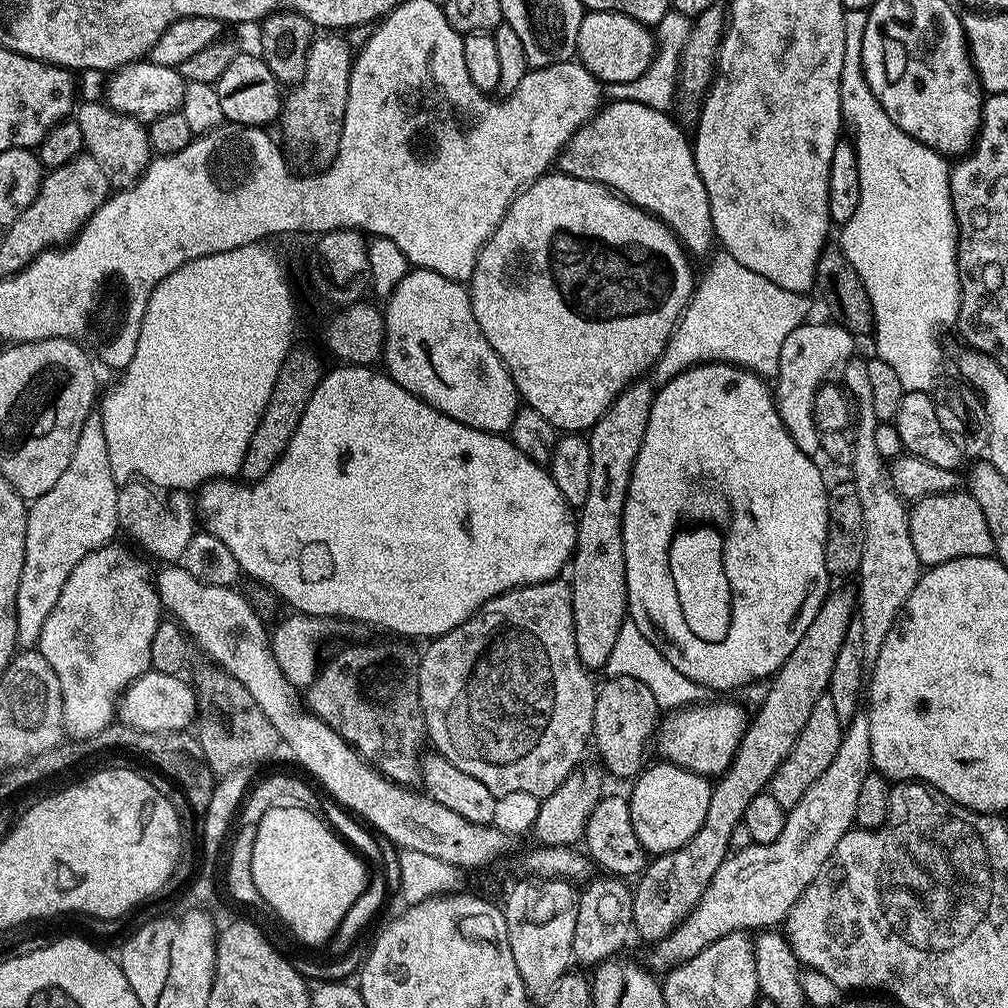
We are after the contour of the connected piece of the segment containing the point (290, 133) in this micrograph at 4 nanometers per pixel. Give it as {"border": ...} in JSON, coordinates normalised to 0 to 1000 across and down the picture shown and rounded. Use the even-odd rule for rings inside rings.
{"border":[[[317,34],[313,37],[309,46],[307,46],[307,52],[304,54],[304,67],[303,73],[300,74],[299,79],[292,84],[289,88],[290,91],[281,96],[280,99],[280,110],[276,116],[276,124],[278,123],[278,127],[282,130],[282,139],[281,142],[284,144],[286,142],[285,150],[289,152],[291,151],[294,155],[303,155],[306,159],[311,159],[312,162],[317,163],[313,165],[324,165],[328,163],[329,159],[333,156],[333,151],[337,147],[337,138],[339,137],[339,121],[343,117],[343,93],[347,89],[347,73],[349,72],[349,61],[351,59],[351,50],[350,47],[345,43],[344,39],[340,35],[337,34]]]}

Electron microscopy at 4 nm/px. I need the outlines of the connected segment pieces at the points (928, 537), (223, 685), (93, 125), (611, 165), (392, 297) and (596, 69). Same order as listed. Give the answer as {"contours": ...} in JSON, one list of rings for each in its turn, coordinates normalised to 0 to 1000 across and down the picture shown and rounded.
{"contours":[[[[958,486],[927,490],[908,497],[901,504],[903,538],[907,538],[907,550],[911,550],[914,561],[924,562],[963,552],[984,552],[986,534],[978,522],[978,514],[970,498]]],[[[206,659],[190,674],[195,688],[197,747],[213,769],[223,770],[268,753],[279,741],[276,724],[262,708],[240,677],[217,660]]],[[[100,100],[81,103],[76,106],[73,118],[81,129],[86,152],[105,170],[106,179],[112,188],[127,187],[139,178],[151,157],[146,126],[126,112],[115,111]]],[[[607,99],[600,102],[583,122],[567,134],[563,144],[556,150],[554,167],[563,175],[606,187],[608,190],[639,210],[651,214],[662,226],[666,226],[667,231],[688,255],[701,255],[707,249],[706,242],[708,246],[704,196],[692,173],[688,140],[679,136],[678,129],[665,116],[663,111],[654,111],[628,99]]],[[[409,266],[401,273],[399,280],[395,280],[395,284],[389,287],[383,301],[385,303],[380,303],[379,306],[381,312],[381,352],[379,354],[379,365],[383,372],[391,379],[395,379],[395,383],[399,383],[399,387],[407,387],[407,391],[411,391],[419,399],[431,403],[438,411],[442,411],[462,423],[473,425],[479,429],[503,430],[510,419],[510,411],[518,403],[518,398],[515,389],[512,388],[508,373],[504,370],[504,364],[500,362],[498,355],[494,355],[490,343],[486,343],[486,339],[482,339],[482,331],[478,331],[478,327],[470,315],[465,287],[457,279],[438,276],[438,272],[431,272],[431,268]]],[[[580,11],[577,26],[573,30],[571,56],[574,63],[589,73],[596,84],[620,83],[629,77],[637,77],[651,57],[653,41],[644,25],[635,24],[616,12]]]]}

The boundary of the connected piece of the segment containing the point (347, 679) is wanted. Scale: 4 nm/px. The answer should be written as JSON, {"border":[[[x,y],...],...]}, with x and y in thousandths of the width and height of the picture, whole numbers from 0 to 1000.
{"border":[[[389,633],[381,634],[385,635],[377,635],[374,639],[349,639],[346,643],[339,644],[334,651],[327,652],[325,660],[322,663],[320,660],[314,666],[304,684],[304,702],[309,709],[316,712],[343,737],[348,738],[352,746],[373,765],[390,774],[392,778],[409,780],[418,773],[419,747],[423,742],[421,709],[415,692],[417,653],[414,644],[405,640],[408,638],[394,637]]]}

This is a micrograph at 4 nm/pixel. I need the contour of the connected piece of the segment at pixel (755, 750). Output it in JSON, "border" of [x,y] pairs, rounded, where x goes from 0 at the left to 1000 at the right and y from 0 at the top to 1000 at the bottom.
{"border":[[[844,582],[833,583],[830,587],[829,584],[822,586],[812,609],[808,609],[808,617],[804,617],[792,641],[788,641],[788,649],[784,649],[784,653],[780,653],[780,657],[771,665],[770,670],[765,672],[758,692],[753,695],[751,702],[754,703],[751,704],[750,710],[748,706],[742,715],[742,723],[738,725],[738,732],[730,745],[726,759],[709,775],[704,788],[704,801],[700,804],[700,815],[696,815],[692,827],[688,827],[688,831],[685,831],[685,835],[681,835],[681,839],[673,843],[654,846],[630,874],[632,877],[631,879],[629,877],[627,886],[627,919],[631,929],[635,928],[637,932],[647,933],[646,935],[660,933],[694,898],[694,892],[700,887],[700,881],[704,879],[704,871],[712,867],[712,859],[716,859],[716,855],[724,848],[726,841],[724,827],[728,827],[728,819],[738,816],[740,800],[744,800],[745,794],[765,779],[772,760],[776,760],[784,744],[788,744],[788,736],[792,736],[792,728],[796,728],[796,723],[804,712],[804,704],[808,704],[808,696],[812,696],[812,692],[819,689],[823,665],[827,665],[827,653],[831,653],[831,644],[835,641],[835,633],[839,631],[839,621],[848,614],[850,607],[849,588]]]}

